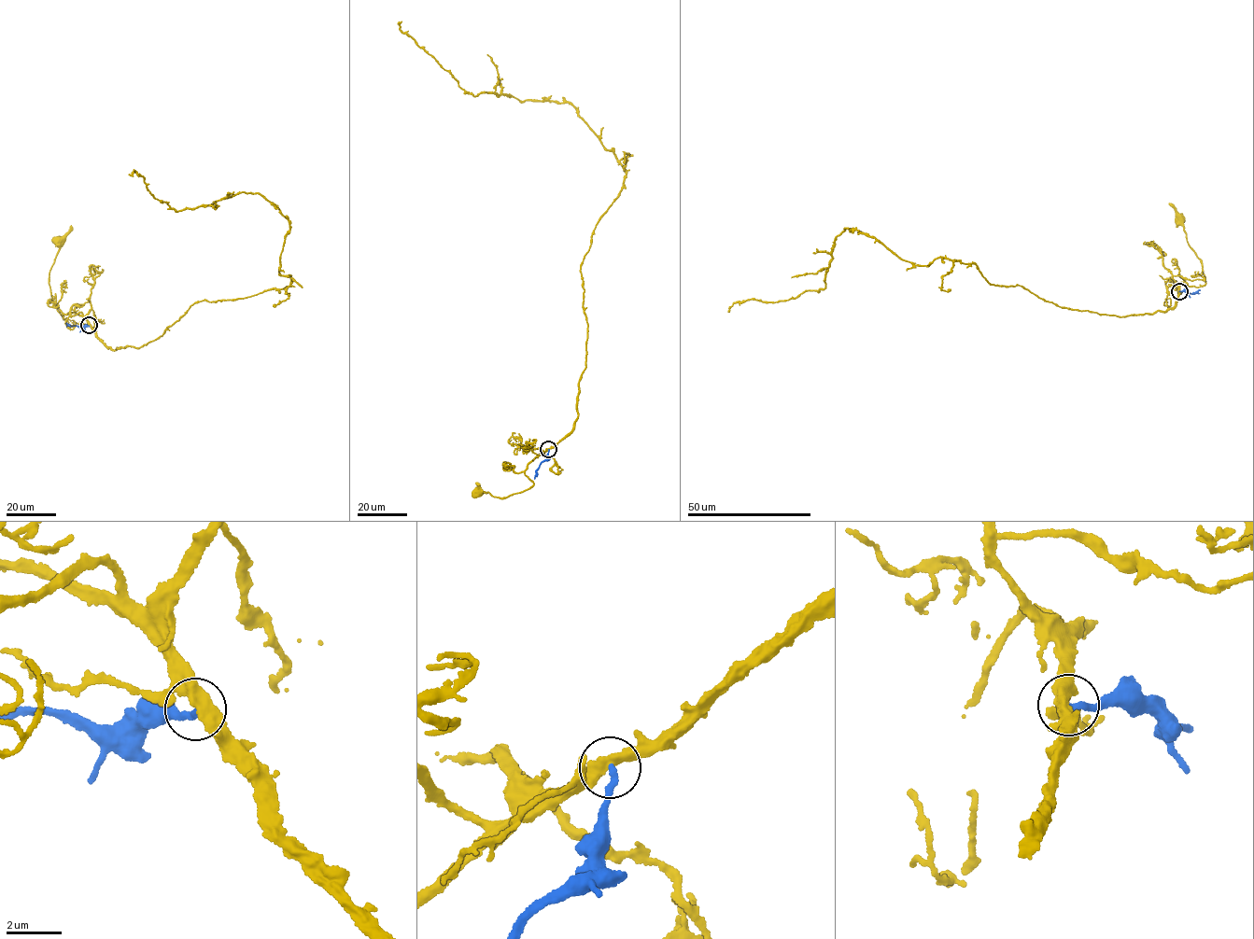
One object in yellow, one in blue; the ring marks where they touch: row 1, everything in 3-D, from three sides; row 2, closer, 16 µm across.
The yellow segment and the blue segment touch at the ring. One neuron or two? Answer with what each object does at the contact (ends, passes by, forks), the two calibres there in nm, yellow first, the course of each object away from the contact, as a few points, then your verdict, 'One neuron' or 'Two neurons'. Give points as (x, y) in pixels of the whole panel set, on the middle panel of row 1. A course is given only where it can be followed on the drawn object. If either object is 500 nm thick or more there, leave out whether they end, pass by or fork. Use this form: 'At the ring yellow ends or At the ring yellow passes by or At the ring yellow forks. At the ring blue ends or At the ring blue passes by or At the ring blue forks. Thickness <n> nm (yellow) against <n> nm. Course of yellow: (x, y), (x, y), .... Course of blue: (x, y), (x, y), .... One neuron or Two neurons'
At the ring yellow passes by. At the ring blue ends. Thickness 480 nm (yellow) against 220 nm. Course of yellow: (548, 450), (528, 464), (525, 471), (533, 483), (529, 487), (502, 498), (482, 490), (478, 492). Course of blue: (548, 449), (547, 458), (541, 464), (534, 479). Two neurons

